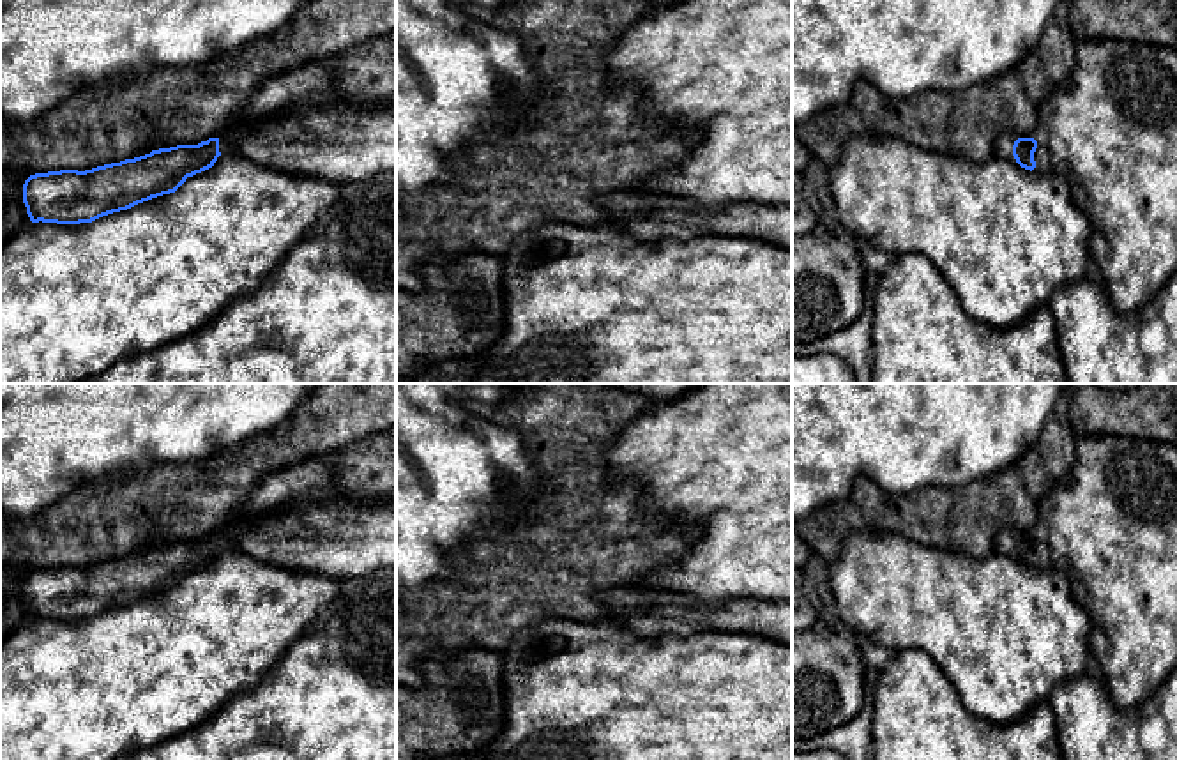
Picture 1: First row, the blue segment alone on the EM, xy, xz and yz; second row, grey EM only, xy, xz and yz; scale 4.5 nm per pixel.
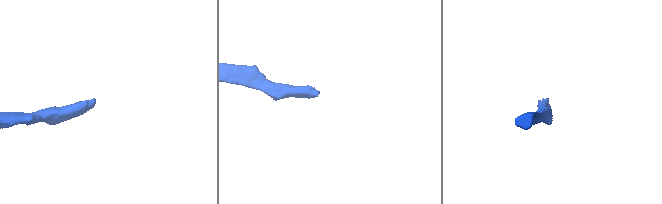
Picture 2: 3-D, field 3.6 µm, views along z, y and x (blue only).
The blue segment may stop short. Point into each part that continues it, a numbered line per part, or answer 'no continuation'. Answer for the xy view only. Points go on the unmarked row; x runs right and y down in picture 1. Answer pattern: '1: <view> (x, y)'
1: xy (343, 539)

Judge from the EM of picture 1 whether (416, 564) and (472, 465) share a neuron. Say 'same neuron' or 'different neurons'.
same neuron

